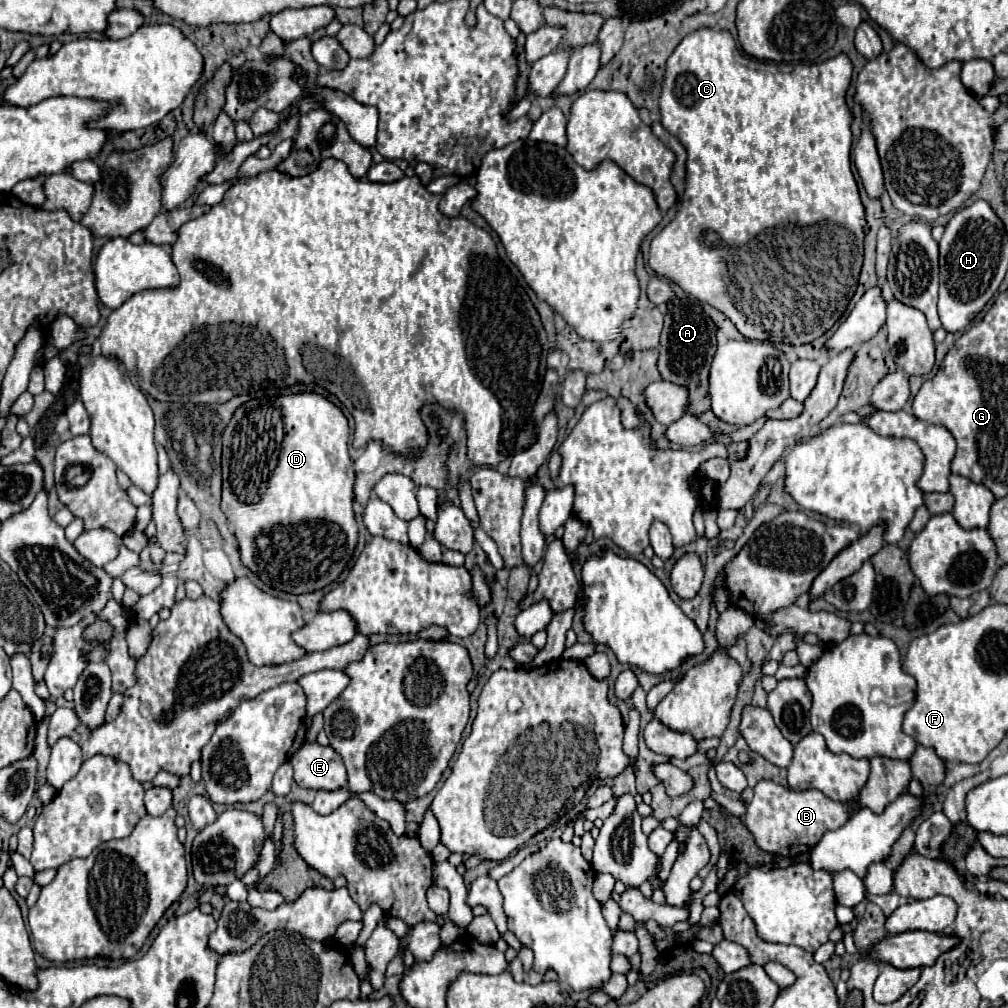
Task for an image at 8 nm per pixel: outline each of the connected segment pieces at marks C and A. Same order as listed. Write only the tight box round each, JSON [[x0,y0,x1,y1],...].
[[650,28,864,344],[658,302,716,416]]

